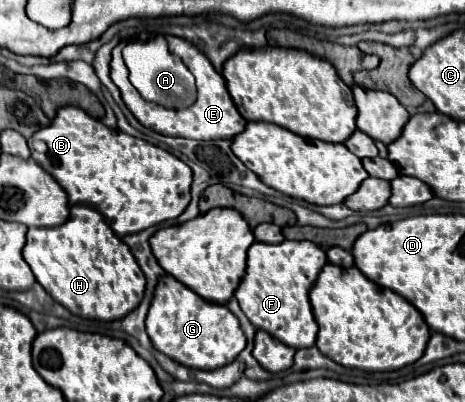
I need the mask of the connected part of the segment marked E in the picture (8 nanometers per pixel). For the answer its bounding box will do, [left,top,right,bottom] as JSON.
[111,35,247,141]

